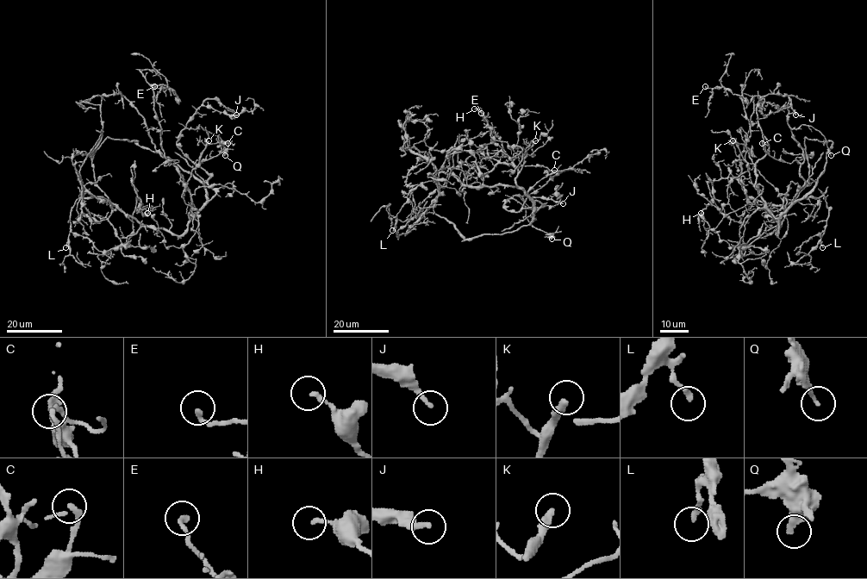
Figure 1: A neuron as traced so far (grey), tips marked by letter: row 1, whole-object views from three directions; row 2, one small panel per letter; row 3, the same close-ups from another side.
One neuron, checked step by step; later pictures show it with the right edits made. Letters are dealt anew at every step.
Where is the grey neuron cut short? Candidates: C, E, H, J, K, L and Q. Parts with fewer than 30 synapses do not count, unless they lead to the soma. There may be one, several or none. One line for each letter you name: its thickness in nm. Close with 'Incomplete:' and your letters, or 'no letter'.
J: Thickness 200 nm
K: Thickness 320 nm
Q: Thickness 280 nm
Incomplete: J, K, Q

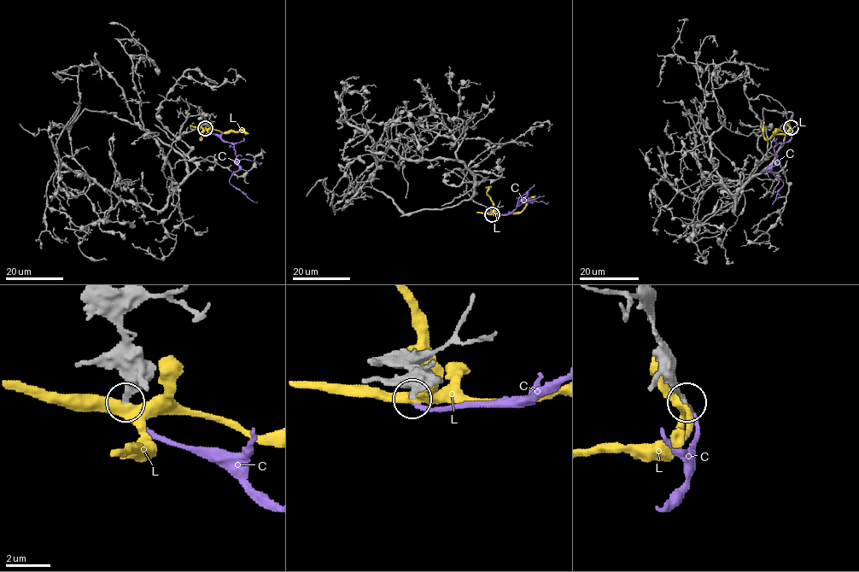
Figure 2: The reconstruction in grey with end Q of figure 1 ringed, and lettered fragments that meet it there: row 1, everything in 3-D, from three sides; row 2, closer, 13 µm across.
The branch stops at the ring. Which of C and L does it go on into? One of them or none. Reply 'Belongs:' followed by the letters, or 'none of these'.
Belongs: C

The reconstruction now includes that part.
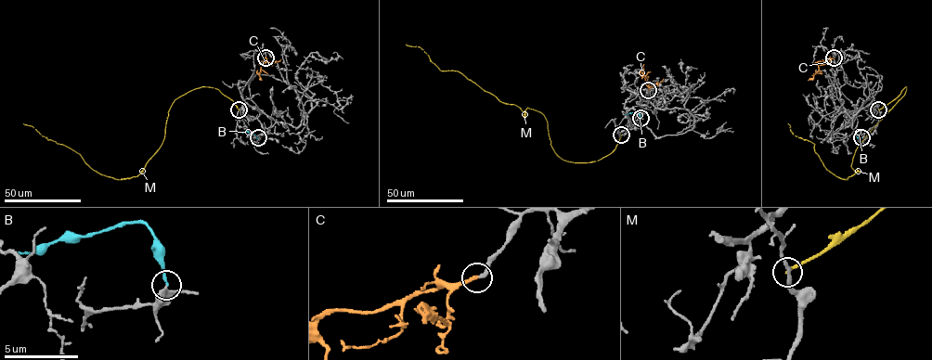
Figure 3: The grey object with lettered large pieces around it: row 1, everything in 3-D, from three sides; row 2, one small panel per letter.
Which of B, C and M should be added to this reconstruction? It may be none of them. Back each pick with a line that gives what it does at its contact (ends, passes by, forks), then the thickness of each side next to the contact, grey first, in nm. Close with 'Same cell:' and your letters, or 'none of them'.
C: It ends there. Thickness 240 nm (grey) against 240 nm
Same cell: C

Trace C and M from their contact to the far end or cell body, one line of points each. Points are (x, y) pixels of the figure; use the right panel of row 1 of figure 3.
C: (834, 57), (818, 62), (820, 72), (808, 80)
M: (878, 109), (906, 86), (857, 148), (855, 173), (847, 179), (828, 170), (814, 144), (793, 134), (787, 123)

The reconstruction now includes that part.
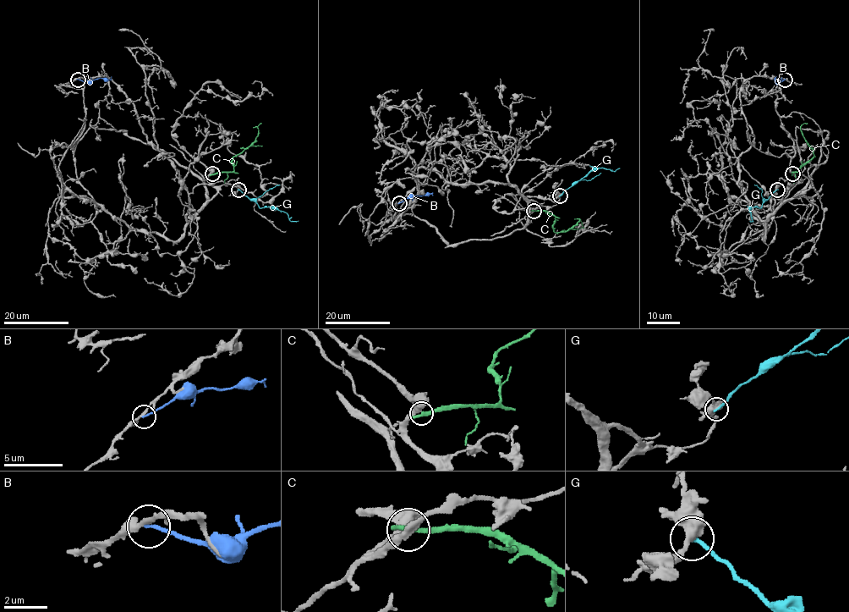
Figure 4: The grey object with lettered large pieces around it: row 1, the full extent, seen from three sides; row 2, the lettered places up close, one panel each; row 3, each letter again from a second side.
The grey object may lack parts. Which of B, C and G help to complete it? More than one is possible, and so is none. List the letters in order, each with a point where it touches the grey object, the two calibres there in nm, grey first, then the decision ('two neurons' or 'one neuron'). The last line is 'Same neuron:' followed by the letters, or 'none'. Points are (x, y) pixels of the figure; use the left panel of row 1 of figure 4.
B: meets grey at (78, 79); 200 nm thick on the grey side, 160 nm on the other; two neurons
C: meets grey at (212, 173); 400 nm thick on the grey side, 320 nm on the other; two neurons
G: meets grey at (238, 190); 460 nm thick on the grey side, 190 nm on the other; two neurons
Same neuron: none

